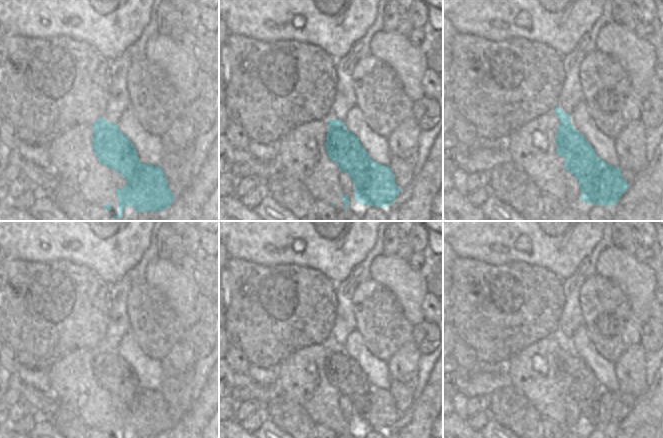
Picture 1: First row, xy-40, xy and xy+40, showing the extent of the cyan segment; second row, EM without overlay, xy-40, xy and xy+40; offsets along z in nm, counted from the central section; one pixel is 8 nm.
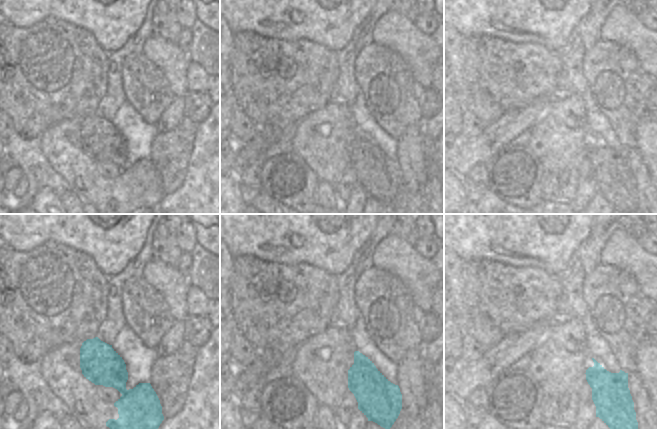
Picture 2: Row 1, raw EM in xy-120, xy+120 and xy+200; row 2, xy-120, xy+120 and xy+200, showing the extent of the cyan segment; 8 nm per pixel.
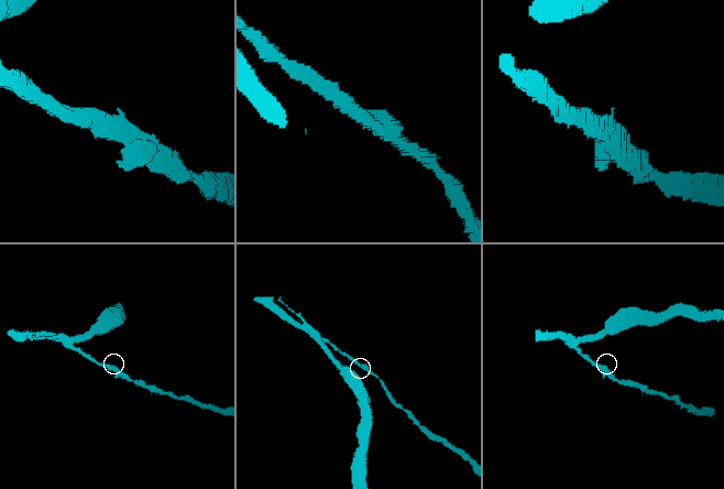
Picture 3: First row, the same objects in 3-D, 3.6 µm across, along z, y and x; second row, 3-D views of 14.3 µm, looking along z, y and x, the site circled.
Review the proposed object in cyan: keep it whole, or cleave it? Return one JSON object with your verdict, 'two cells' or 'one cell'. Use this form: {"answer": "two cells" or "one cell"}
{"answer": "one cell"}

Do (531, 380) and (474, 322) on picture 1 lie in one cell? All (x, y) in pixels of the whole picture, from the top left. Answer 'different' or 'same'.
different

